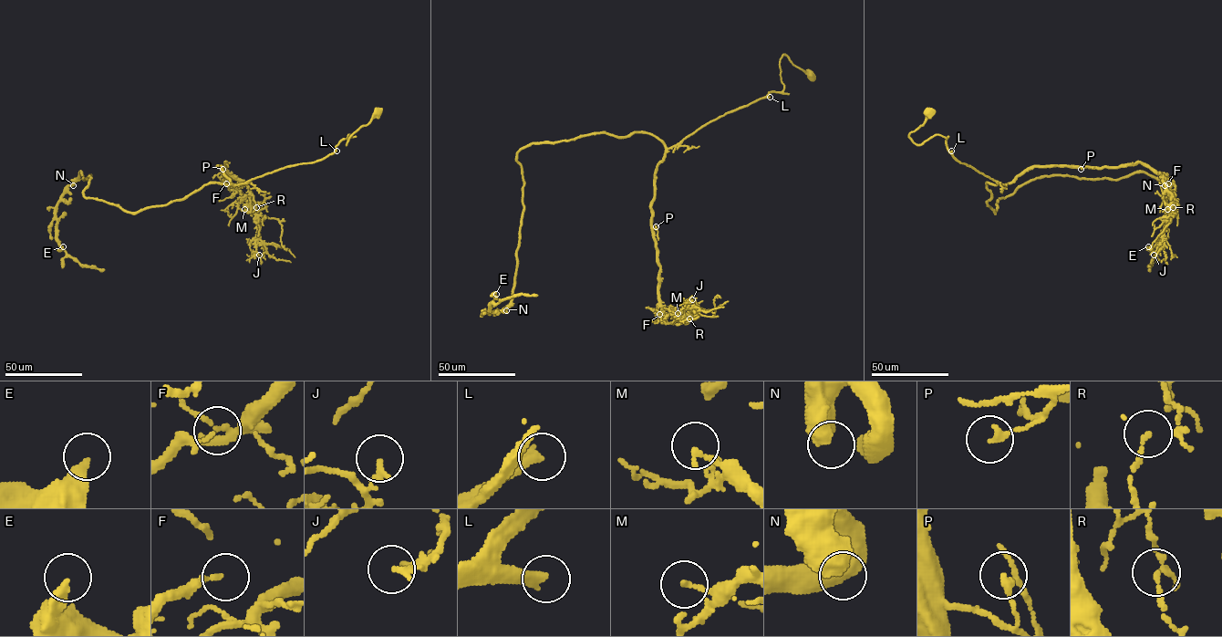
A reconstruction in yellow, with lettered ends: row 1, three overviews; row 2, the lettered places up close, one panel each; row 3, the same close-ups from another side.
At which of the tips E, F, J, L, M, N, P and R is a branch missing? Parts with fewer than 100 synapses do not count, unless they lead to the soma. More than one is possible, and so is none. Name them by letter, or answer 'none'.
L

